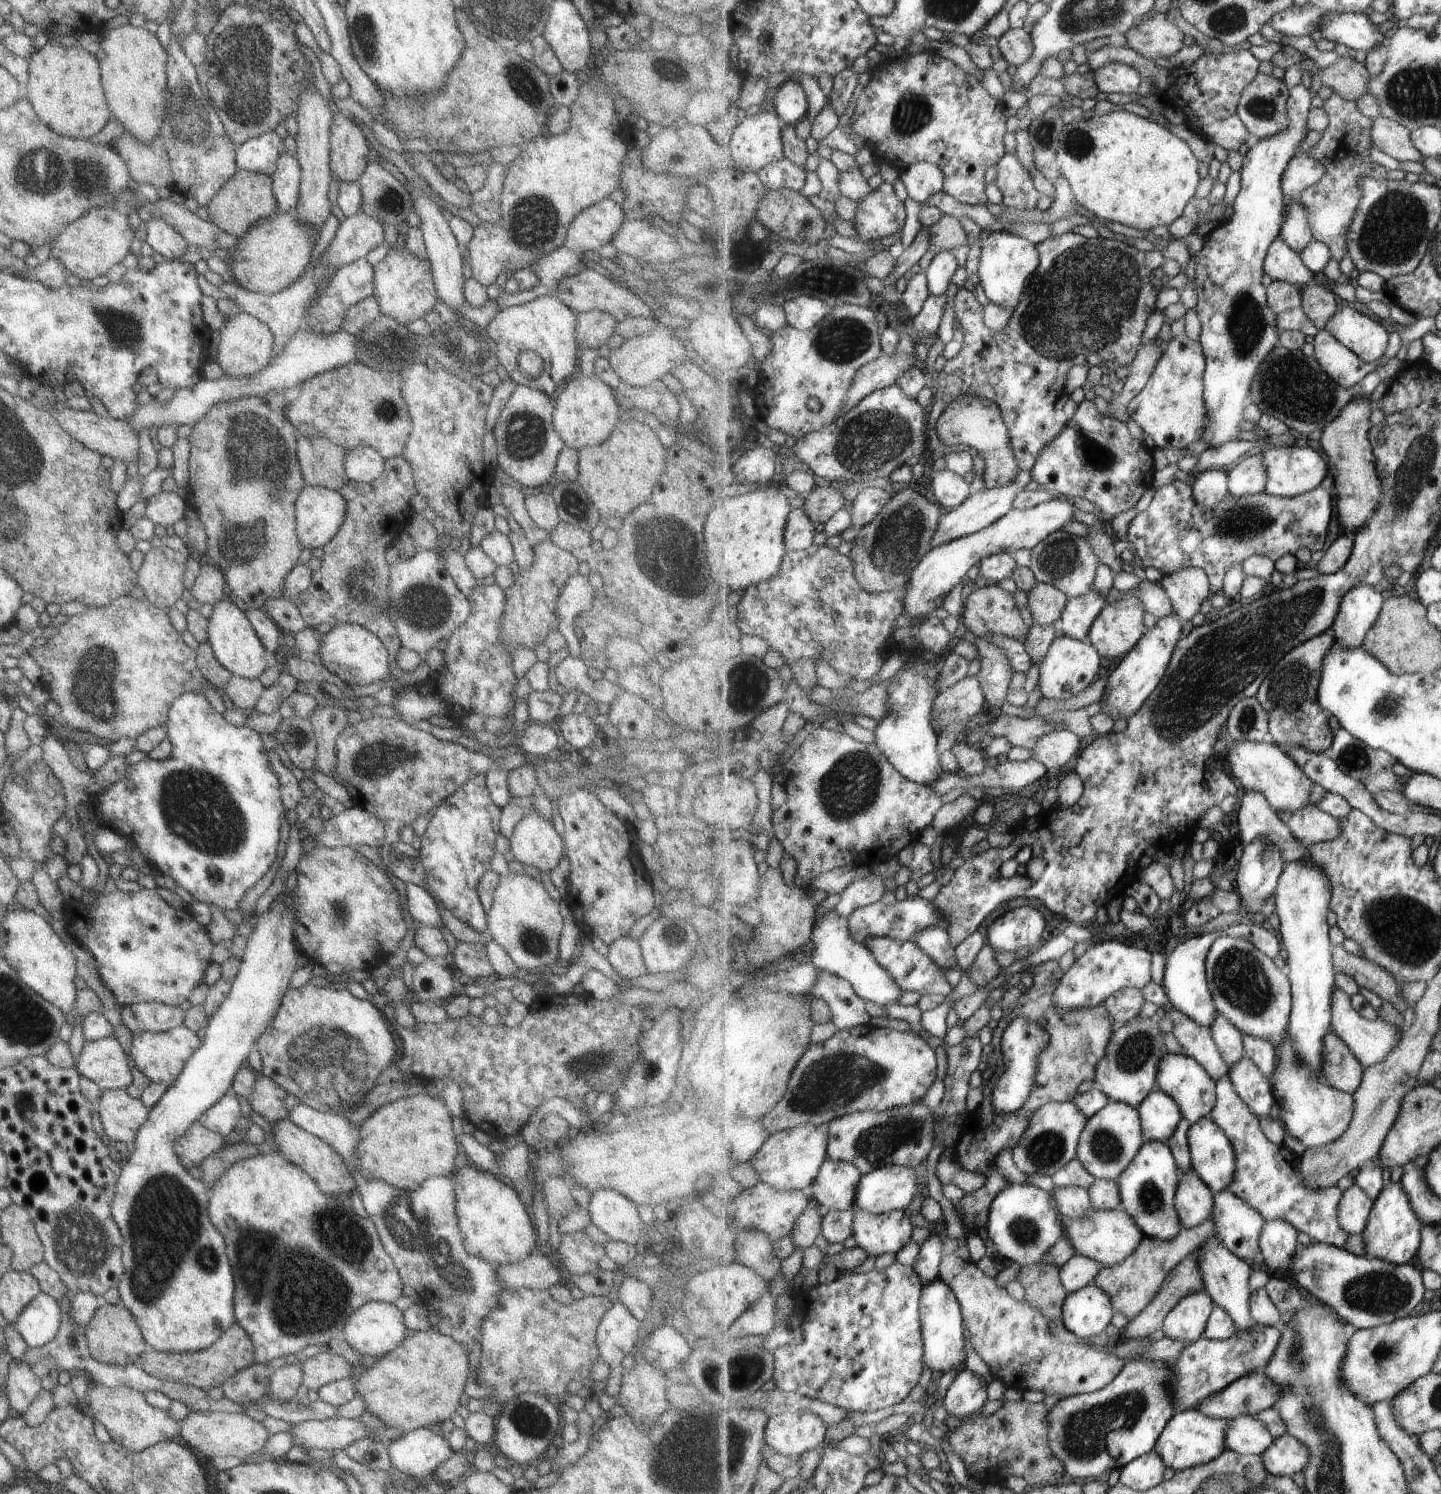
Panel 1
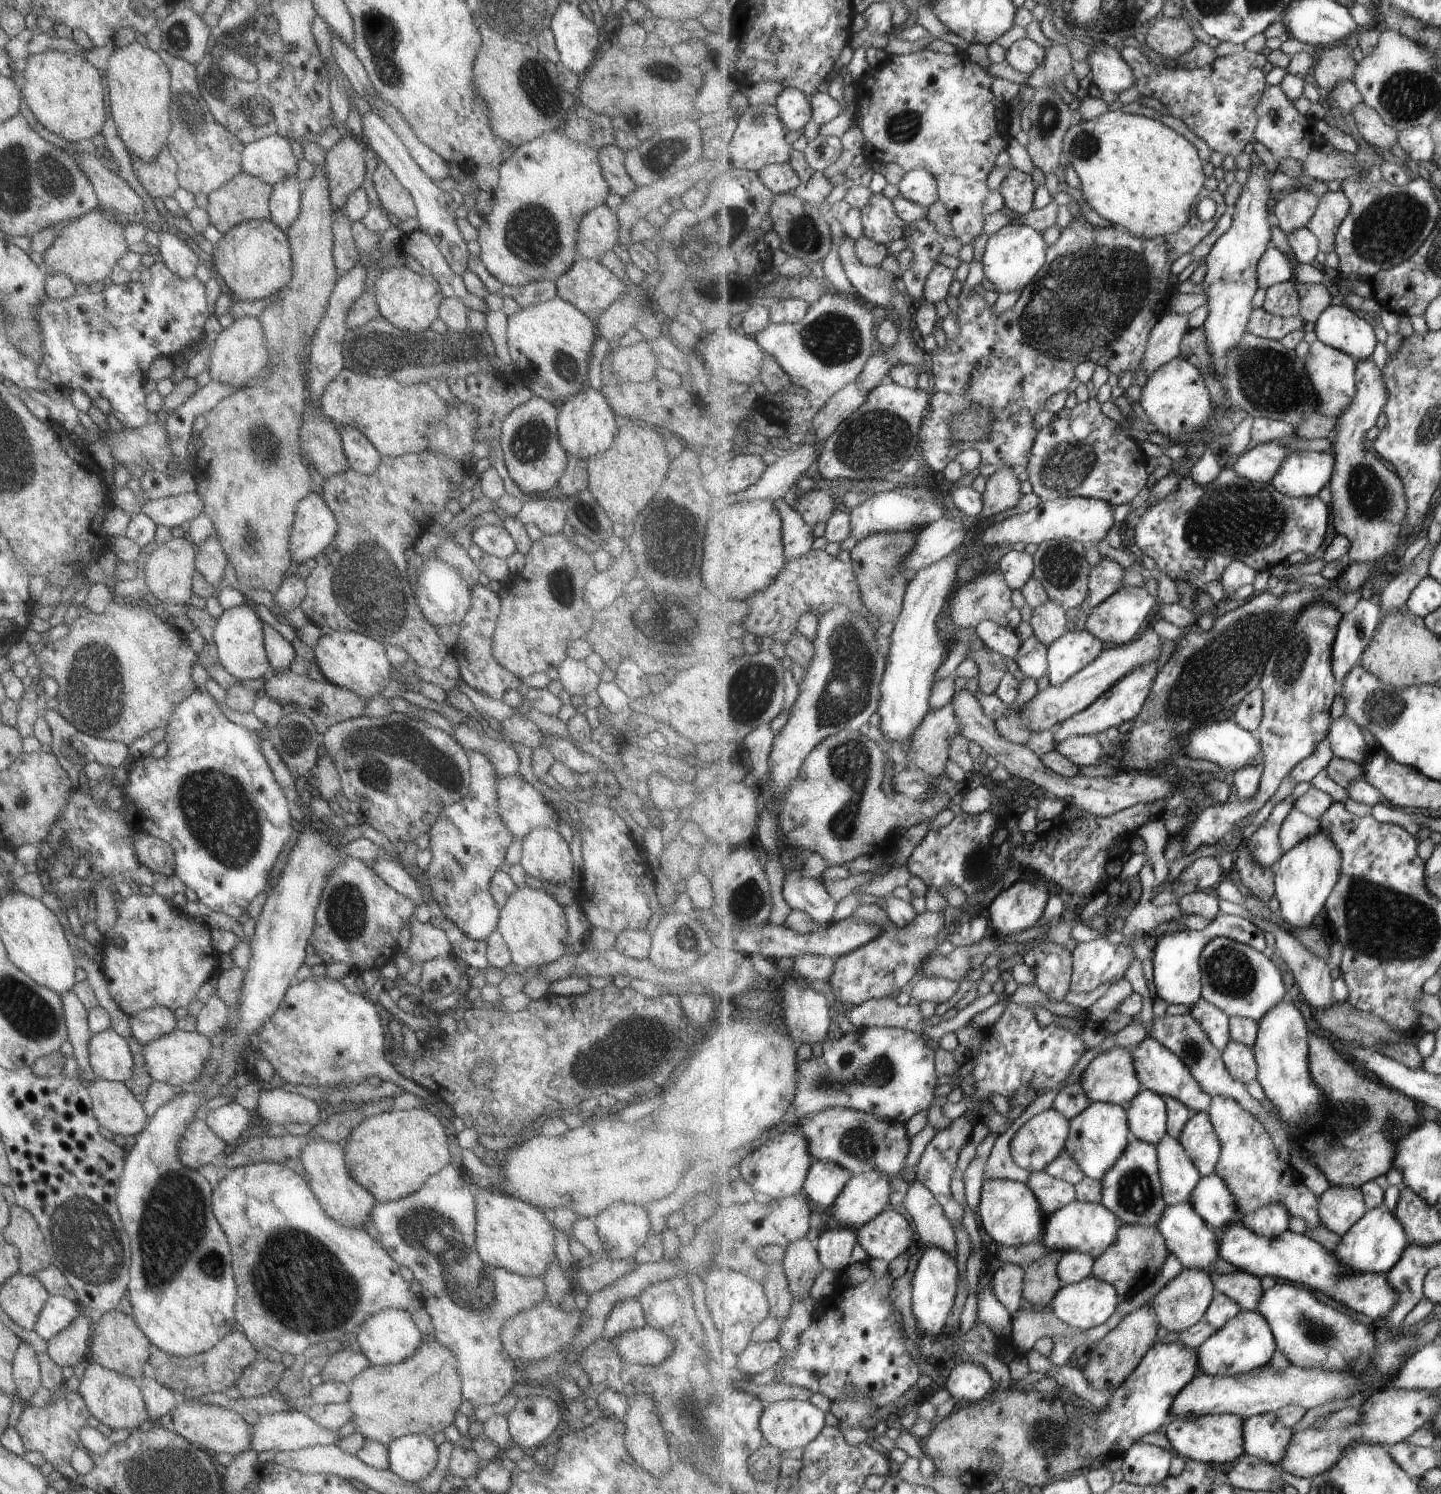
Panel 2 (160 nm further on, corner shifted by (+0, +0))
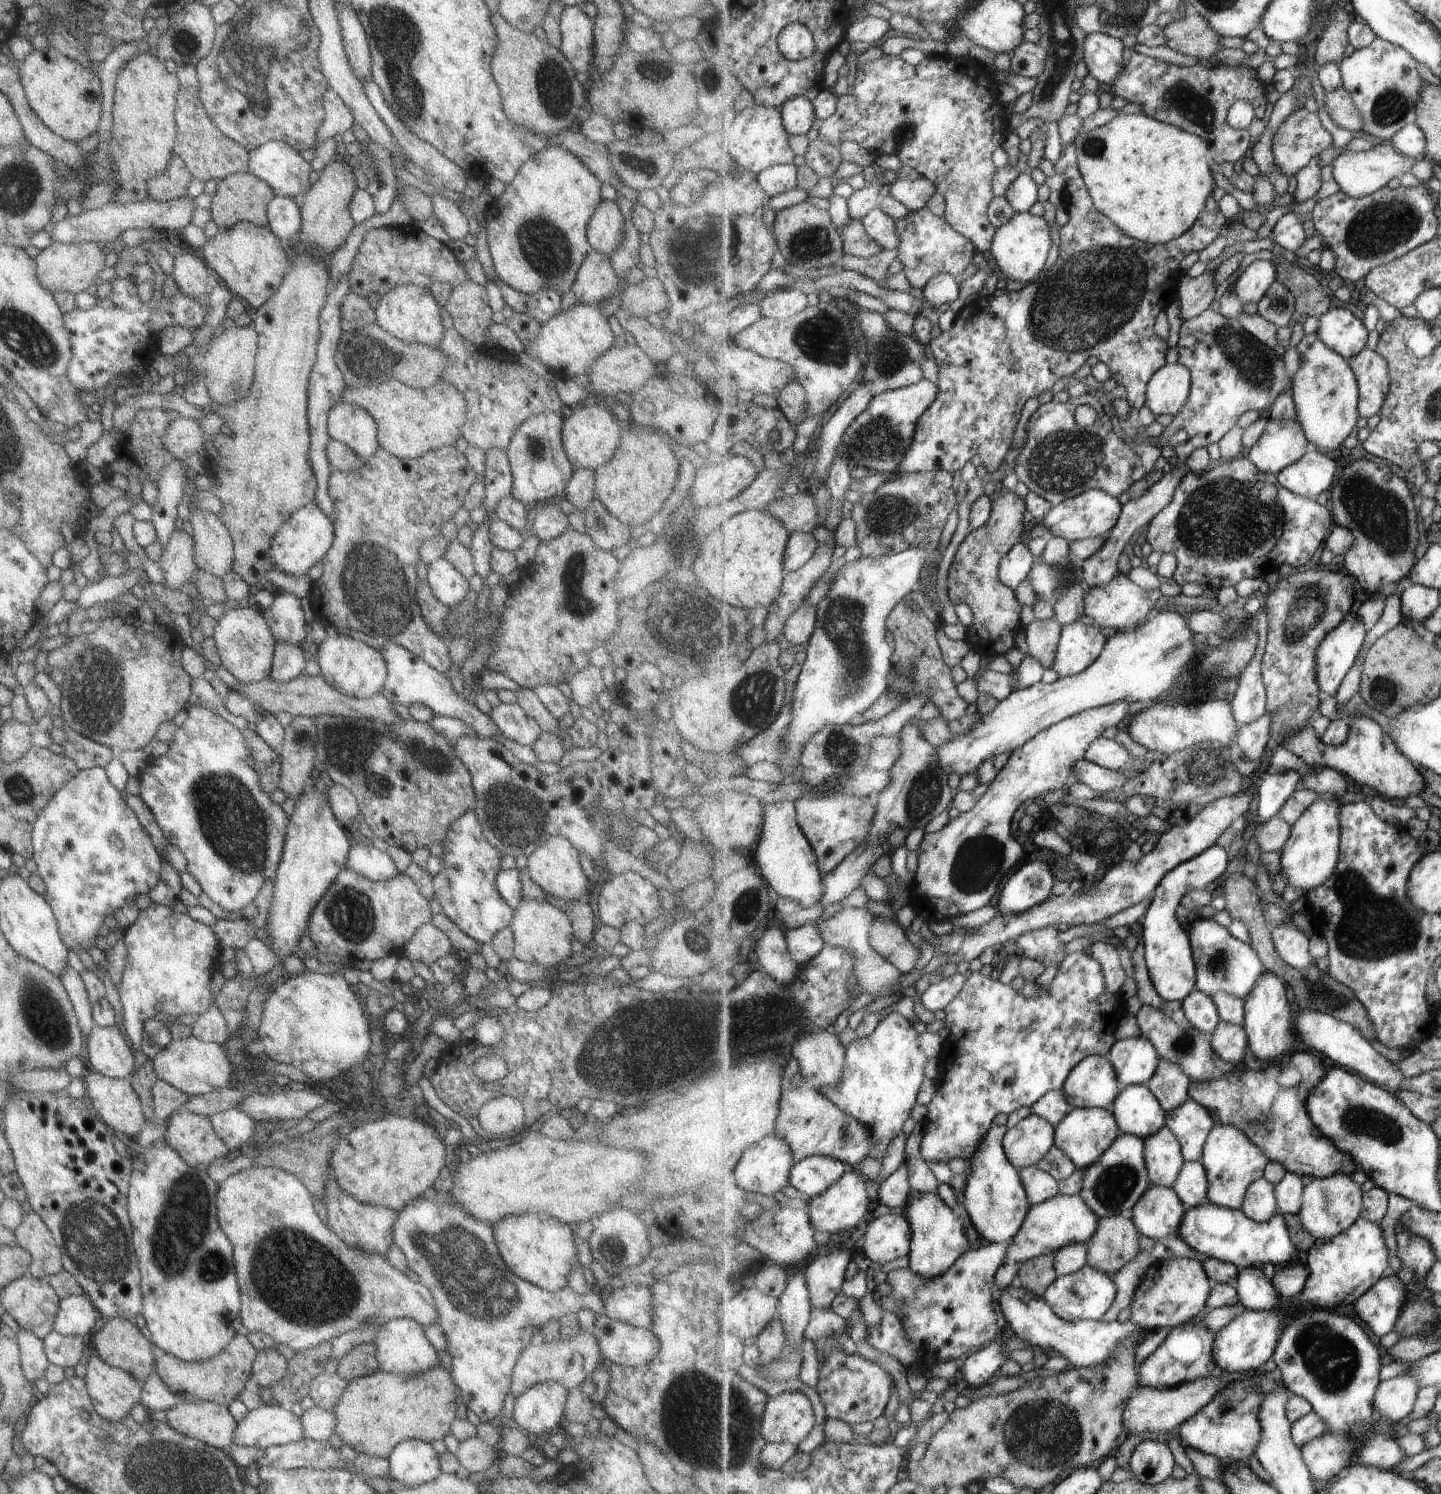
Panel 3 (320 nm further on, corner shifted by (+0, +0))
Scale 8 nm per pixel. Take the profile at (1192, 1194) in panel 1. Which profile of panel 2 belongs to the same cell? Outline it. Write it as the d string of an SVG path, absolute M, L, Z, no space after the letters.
M1169 1134L1156 1144L1160 1164L1162 1193L1167 1203L1191 1203L1193 1190L1202 1174L1180 1143Z

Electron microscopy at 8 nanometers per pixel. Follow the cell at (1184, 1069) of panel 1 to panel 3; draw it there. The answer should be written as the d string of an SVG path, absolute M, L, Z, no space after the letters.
M1126 1036L1111 1047L1108 1059L1115 1067L1119 1082L1141 1085L1157 1072L1160 1053L1147 1037Z

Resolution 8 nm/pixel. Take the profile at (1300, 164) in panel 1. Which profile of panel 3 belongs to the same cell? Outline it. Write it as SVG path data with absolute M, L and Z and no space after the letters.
M1375 142L1374 146L1366 151L1356 153L1345 151L1331 162L1331 166L1335 180L1340 184L1341 192L1350 197L1361 198L1381 190L1393 178L1400 179L1405 172L1409 172L1415 166L1415 162L1417 162L1416 158L1397 152L1393 144L1380 145Z

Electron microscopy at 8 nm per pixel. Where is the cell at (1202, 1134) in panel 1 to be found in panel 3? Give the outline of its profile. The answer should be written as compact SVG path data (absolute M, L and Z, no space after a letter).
M1193 1099L1167 1111L1166 1126L1172 1129L1180 1140L1186 1161L1199 1161L1204 1156L1209 1133L1216 1124L1212 1112Z

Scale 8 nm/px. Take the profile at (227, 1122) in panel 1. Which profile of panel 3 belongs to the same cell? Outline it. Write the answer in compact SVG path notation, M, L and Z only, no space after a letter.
M238 1107L225 1109L212 1114L209 1118L213 1132L223 1141L228 1150L251 1145L251 1136L255 1128L251 1120Z

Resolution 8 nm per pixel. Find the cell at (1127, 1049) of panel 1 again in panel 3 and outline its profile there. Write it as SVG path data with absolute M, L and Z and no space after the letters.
M1091 1055L1073 1068L1062 1091L1069 1104L1075 1107L1111 1110L1125 1087L1119 1082L1115 1067L1108 1057Z

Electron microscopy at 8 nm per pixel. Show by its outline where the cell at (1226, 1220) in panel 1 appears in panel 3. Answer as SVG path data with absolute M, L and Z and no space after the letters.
M1201 1160L1187 1161L1172 1187L1187 1207L1209 1203L1209 1179Z

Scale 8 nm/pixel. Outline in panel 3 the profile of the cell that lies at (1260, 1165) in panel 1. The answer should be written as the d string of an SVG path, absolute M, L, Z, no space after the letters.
M1220 1123L1209 1133L1204 1156L1200 1160L1209 1179L1209 1202L1237 1210L1243 1206L1248 1188L1265 1174L1265 1166L1270 1161L1266 1153L1246 1133L1234 1126Z

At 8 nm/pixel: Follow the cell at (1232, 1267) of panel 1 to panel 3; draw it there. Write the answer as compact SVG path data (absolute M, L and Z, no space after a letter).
M1152 1183L1130 1216L1142 1235L1156 1241L1171 1234L1178 1236L1186 1210L1173 1187Z

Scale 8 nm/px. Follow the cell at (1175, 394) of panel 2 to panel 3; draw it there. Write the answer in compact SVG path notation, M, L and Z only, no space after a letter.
M1179 363L1166 364L1149 381L1146 406L1156 414L1175 416L1188 403L1192 391L1192 372Z

